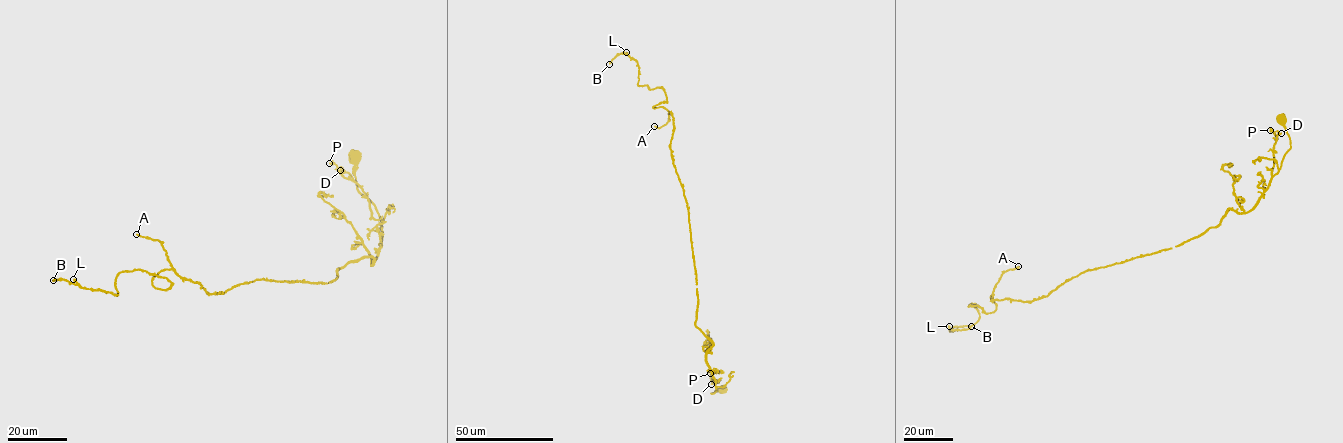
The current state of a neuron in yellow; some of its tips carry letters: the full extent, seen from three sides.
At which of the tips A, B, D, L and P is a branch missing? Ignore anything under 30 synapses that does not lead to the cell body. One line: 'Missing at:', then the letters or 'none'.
Missing at: A, B

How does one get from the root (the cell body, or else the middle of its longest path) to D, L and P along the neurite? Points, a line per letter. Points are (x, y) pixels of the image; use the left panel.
D: (353, 157), (356, 188), (375, 207), (381, 228), (381, 221), (371, 216), (367, 195), (350, 175), (340, 170)
L: (353, 157), (380, 218), (373, 265), (222, 293), (171, 269), (164, 289), (120, 272), (117, 295), (73, 279)
P: (353, 157), (356, 188), (375, 207), (381, 228), (381, 221), (371, 216), (370, 203), (363, 190), (329, 163)

